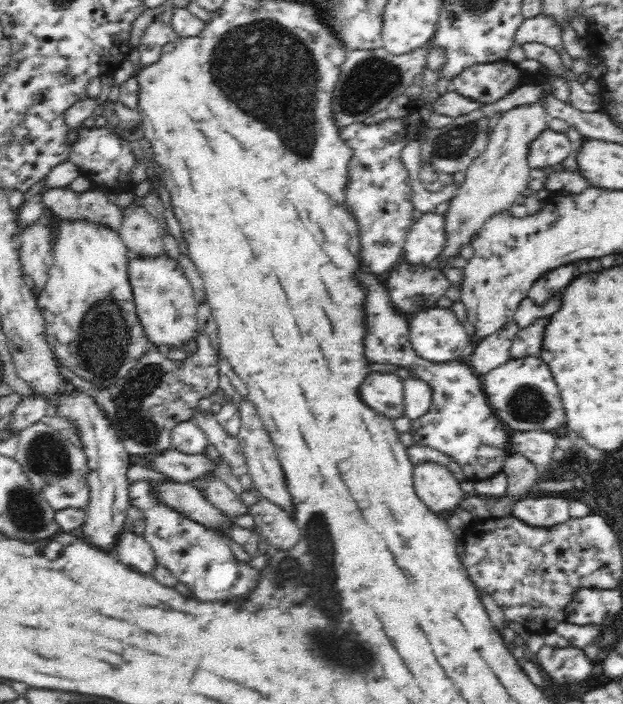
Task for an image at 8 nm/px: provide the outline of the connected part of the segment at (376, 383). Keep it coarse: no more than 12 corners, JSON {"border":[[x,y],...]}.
{"border":[[370,373],[361,384],[367,406],[403,416],[404,379]]}

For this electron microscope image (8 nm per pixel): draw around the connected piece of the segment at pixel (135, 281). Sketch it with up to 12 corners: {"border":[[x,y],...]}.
{"border":[[132,256],[137,315],[151,345],[181,348],[198,301],[178,261]]}

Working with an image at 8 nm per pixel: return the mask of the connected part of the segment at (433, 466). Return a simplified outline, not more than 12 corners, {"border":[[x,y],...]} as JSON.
{"border":[[443,464],[414,465],[413,485],[433,512],[459,510],[465,494]]}

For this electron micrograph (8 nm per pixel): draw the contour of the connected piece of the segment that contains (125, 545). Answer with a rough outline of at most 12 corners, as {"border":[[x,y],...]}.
{"border":[[124,530],[110,551],[136,572],[151,574],[154,552],[142,535]]}

